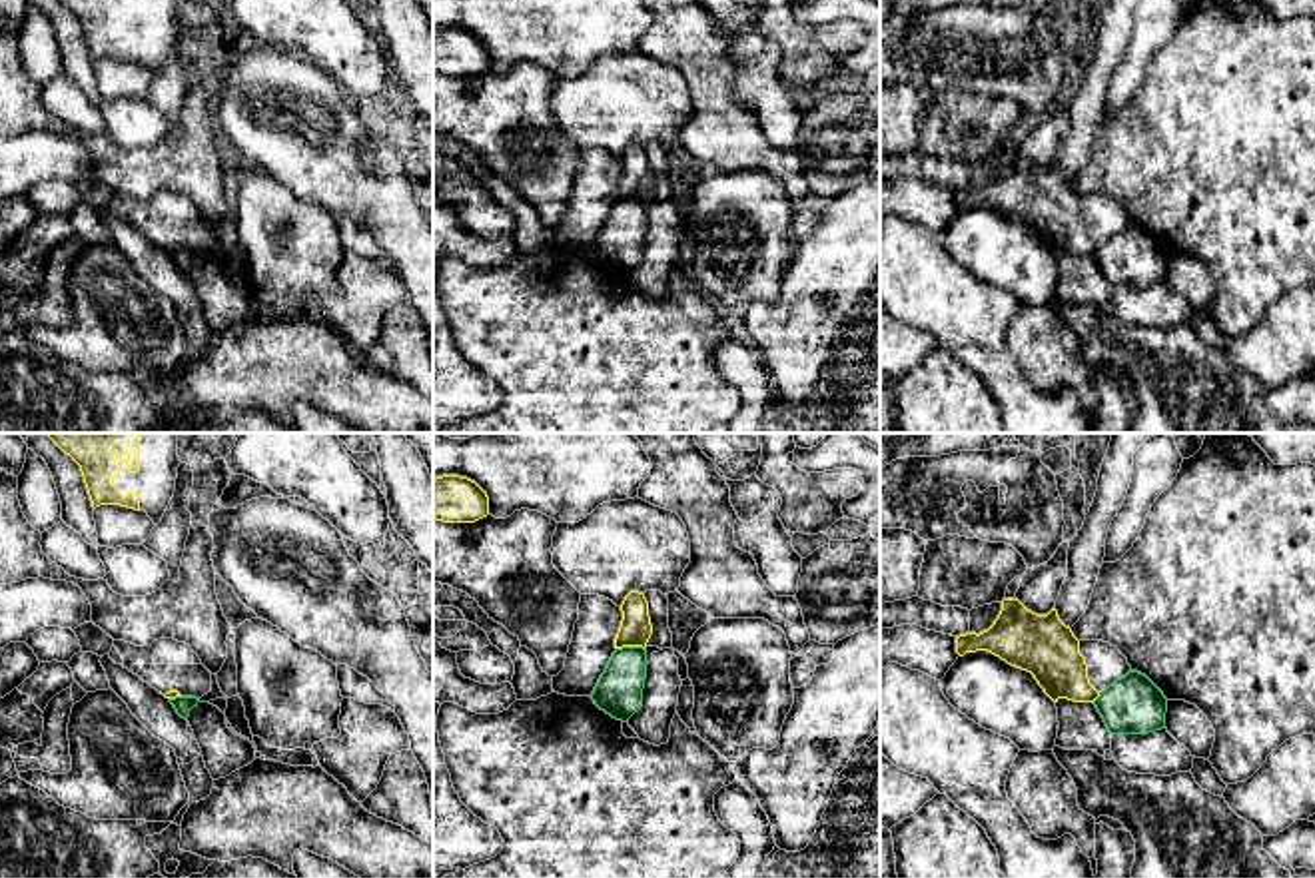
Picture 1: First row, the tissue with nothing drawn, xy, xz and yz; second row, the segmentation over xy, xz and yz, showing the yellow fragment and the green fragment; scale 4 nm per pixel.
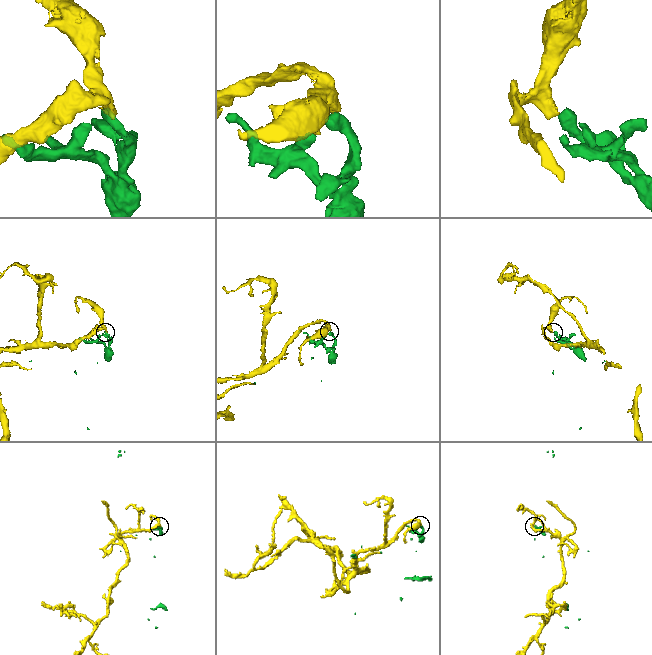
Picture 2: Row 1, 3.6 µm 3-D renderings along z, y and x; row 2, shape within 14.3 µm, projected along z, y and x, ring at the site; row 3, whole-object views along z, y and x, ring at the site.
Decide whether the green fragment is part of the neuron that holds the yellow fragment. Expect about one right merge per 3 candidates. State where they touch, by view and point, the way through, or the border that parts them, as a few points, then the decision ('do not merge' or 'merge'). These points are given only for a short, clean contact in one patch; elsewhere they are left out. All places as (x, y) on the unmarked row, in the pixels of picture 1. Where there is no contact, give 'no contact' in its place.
contact xz (629, 198); border xz (643, 200), (617, 202); do not merge

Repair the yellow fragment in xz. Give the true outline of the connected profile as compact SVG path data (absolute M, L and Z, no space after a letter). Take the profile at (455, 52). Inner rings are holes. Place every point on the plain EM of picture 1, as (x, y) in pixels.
M459 28L433 30L433 72L443 76L475 76L489 68L487 46Z

